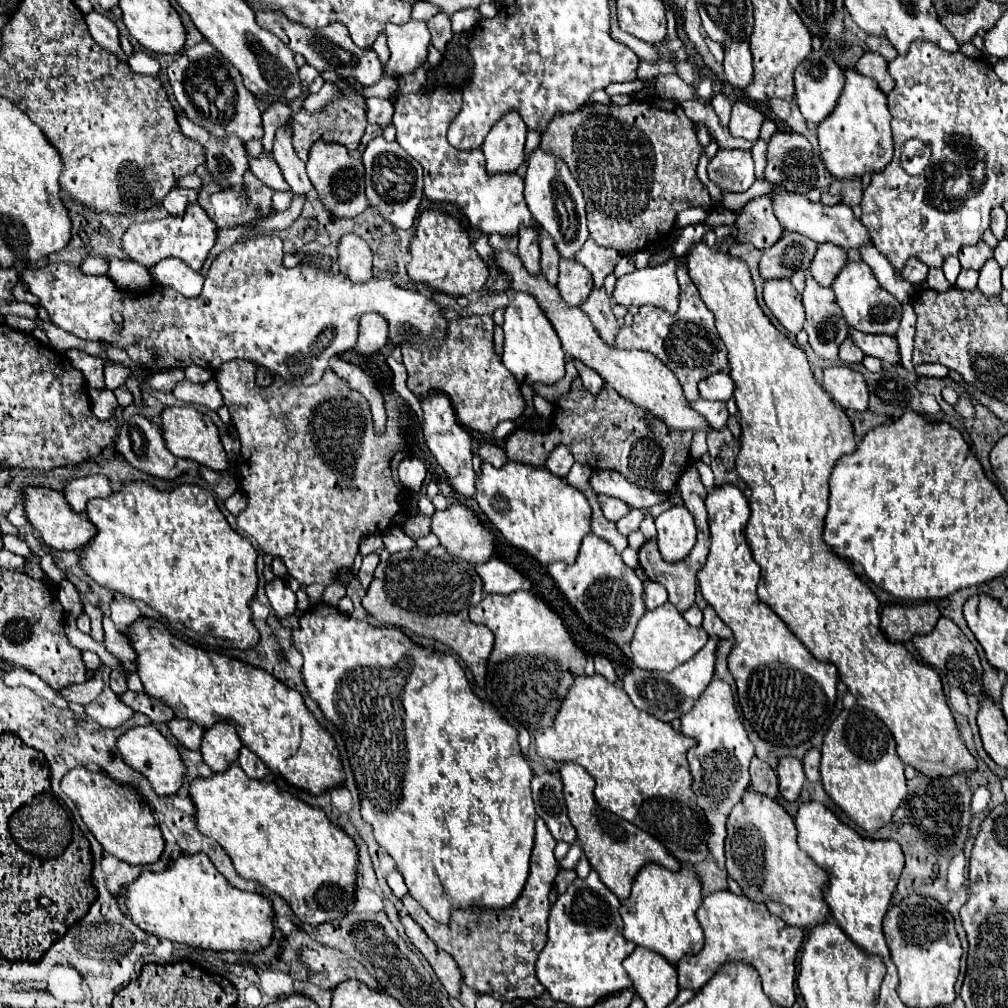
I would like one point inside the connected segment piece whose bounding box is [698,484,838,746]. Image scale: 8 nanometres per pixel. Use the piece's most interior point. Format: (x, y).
(787, 695)

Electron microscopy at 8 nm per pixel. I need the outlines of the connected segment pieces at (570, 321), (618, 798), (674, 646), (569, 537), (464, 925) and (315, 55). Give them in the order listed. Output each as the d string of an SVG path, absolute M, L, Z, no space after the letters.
M496 252L496 260L498 260L496 270L512 276L514 292L528 292L538 300L542 312L552 322L566 354L582 360L586 366L596 370L604 378L604 382L608 386L612 386L622 398L626 398L628 402L632 402L636 406L646 408L646 412L652 412L656 418L662 418L666 422L666 426L672 428L672 432L682 432L682 430L696 432L696 430L708 428L708 422L704 420L704 416L700 416L690 406L690 402L684 400L680 382L670 372L670 368L664 366L662 360L658 360L656 356L652 356L650 352L644 352L644 350L622 350L622 348L616 348L616 346L600 340L600 334L596 334L596 328L592 326L588 316L584 316L584 312L578 306L568 308L568 304L564 304L564 300L560 298L560 290L556 286L552 286L542 274L530 276L528 270L520 264L520 258L516 254Z
M600 674L576 676L560 712L556 714L554 726L536 734L536 752L540 758L550 758L554 762L570 760L584 766L596 780L594 796L602 808L652 834L678 862L692 866L704 862L710 854L706 846L708 822L696 804L696 794L692 792L692 774L686 760L686 752L694 744L696 742L692 738L676 732L668 722L640 712L620 686L610 684Z
M662 604L656 610L646 610L644 616L640 618L636 632L630 640L630 650L632 650L632 662L636 668L642 670L674 670L686 660L690 660L704 644L708 642L708 634L704 628L694 628L690 626L684 616L670 604Z
M488 462L480 464L480 474L476 476L476 502L488 516L492 526L516 548L528 552L542 564L566 562L572 564L578 556L582 538L590 532L590 504L586 496L566 480L548 472L548 468L534 468L522 462L506 462L502 468L494 468Z
M538 818L530 876L512 908L504 910L458 908L448 924L438 924L410 894L402 898L404 908L408 910L412 920L418 926L422 926L422 930L438 948L442 948L456 960L464 976L464 984L476 990L478 994L494 994L496 998L512 1002L512 1000L534 1000L544 992L540 980L536 980L536 958L546 944L546 928L548 928L546 920L550 910L548 894L560 870L554 858L554 846L556 840L548 832L544 820Z
M270 10L256 12L256 22L264 30L276 34L294 54L302 54L306 58L306 62L310 66L318 68L320 72L332 70L332 72L338 72L344 78L354 76L354 80L364 84L364 86L372 86L384 74L384 64L378 60L376 52L372 48L368 48L368 50L356 48L356 44L348 36L348 30L340 22L324 26L324 28L318 28L318 30L310 30L310 28L304 28L302 24L296 24L296 22L288 20L282 12L270 12Z

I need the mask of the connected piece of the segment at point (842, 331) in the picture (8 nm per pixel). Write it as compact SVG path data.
M810 270L806 274L806 288L802 296L806 308L804 330L810 336L810 346L818 356L834 362L838 358L838 346L848 336L848 326L840 314L836 296L832 294L832 288L816 284Z

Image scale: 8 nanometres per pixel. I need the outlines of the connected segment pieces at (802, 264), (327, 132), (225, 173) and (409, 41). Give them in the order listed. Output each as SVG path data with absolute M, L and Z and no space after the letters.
M784 232L784 236L762 254L760 274L764 280L790 278L794 270L808 270L808 262L816 254L818 244L800 236L798 232Z
M336 80L334 84L342 90L338 100L324 104L324 108L314 112L314 114L308 114L304 108L294 114L292 144L297 156L304 162L308 160L312 144L318 140L330 138L330 140L344 144L348 150L356 150L360 146L360 138L362 138L364 128L366 128L366 98L362 94L358 94L354 90L354 86L348 84L346 80Z
M178 114L178 124L184 136L200 142L206 148L206 168L212 180L220 182L222 186L242 184L242 176L248 170L248 160L244 142L238 136L224 136L224 140L220 140L218 136L204 132L204 128L198 124L192 124L192 120L188 120L184 114Z
M410 20L406 24L388 24L386 36L392 56L386 62L384 76L400 78L406 72L414 72L418 66L424 64L430 44L430 32L426 22Z

